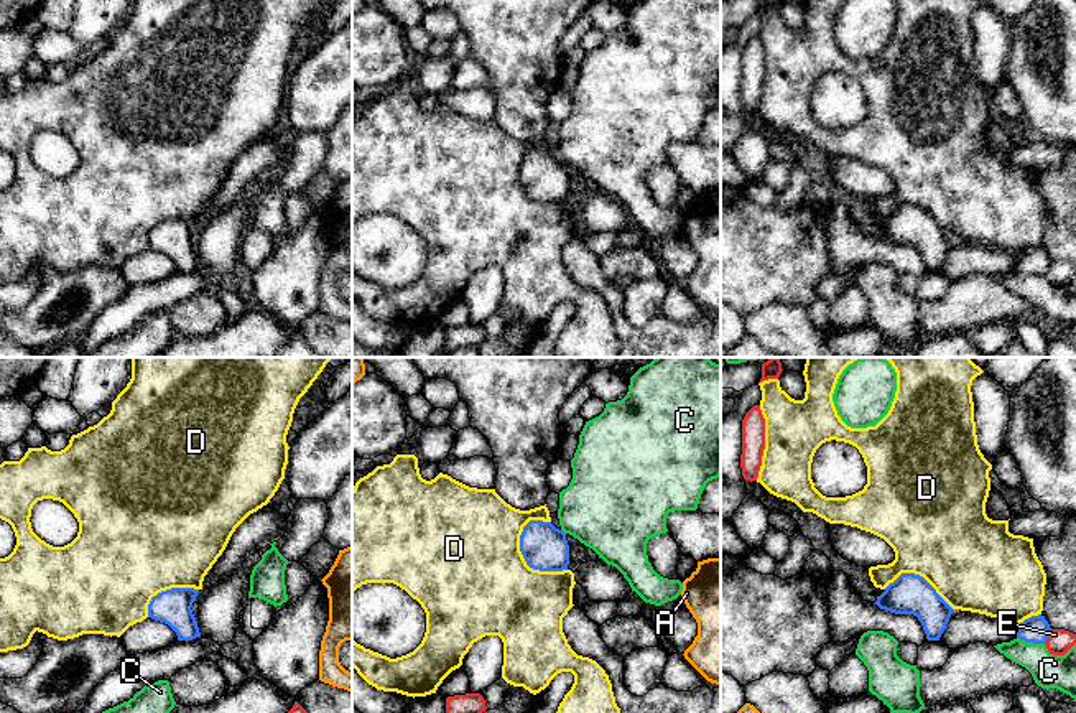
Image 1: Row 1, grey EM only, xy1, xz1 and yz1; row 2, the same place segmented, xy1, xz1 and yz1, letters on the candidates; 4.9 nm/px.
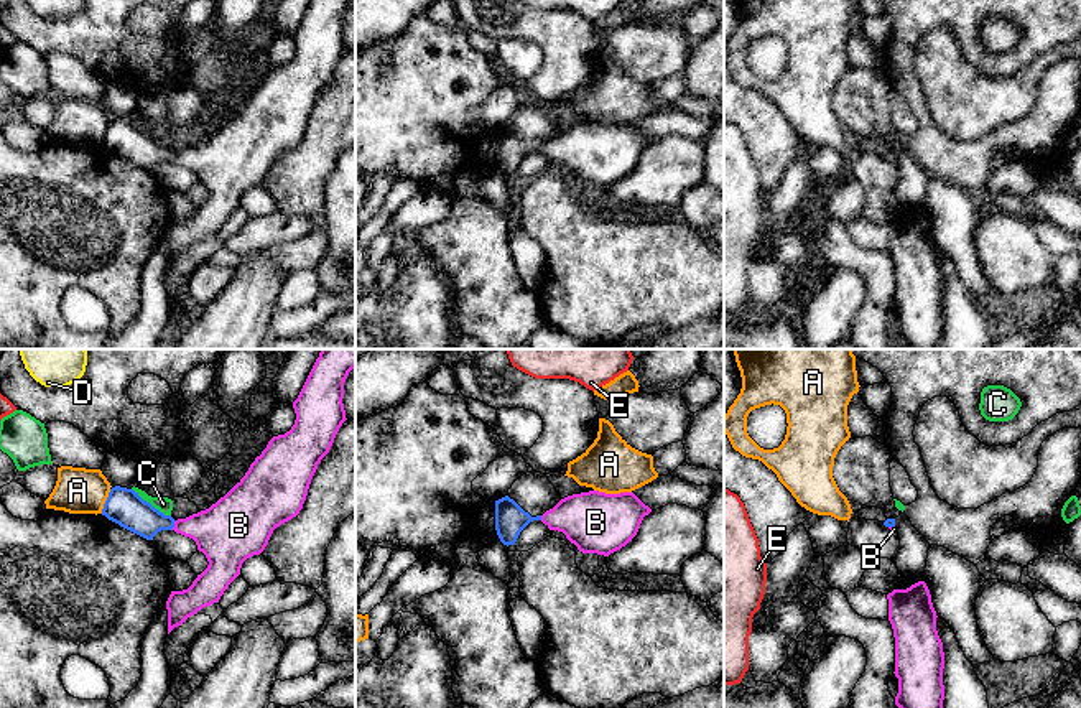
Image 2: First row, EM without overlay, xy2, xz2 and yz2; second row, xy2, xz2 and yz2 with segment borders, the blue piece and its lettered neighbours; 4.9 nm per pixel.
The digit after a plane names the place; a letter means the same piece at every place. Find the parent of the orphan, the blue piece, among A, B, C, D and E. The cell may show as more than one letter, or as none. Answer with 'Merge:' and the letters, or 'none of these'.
Merge: B

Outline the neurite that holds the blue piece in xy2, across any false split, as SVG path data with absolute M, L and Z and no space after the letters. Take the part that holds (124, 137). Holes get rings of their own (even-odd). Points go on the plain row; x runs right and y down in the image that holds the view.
M311 0L298 30L293 33L295 56L285 66L273 68L245 107L209 140L174 151L143 132L133 120L115 117L104 135L102 147L120 158L146 170L161 161L174 161L196 173L209 193L193 216L183 222L171 222L168 240L168 265L206 237L219 234L229 216L240 206L242 194L260 186L276 158L299 145L308 127L311 110L321 91L329 84L346 49L344 13L352 0Z

